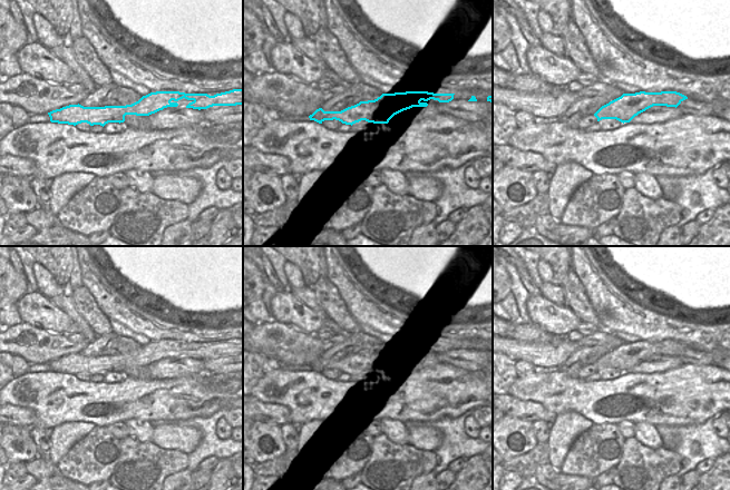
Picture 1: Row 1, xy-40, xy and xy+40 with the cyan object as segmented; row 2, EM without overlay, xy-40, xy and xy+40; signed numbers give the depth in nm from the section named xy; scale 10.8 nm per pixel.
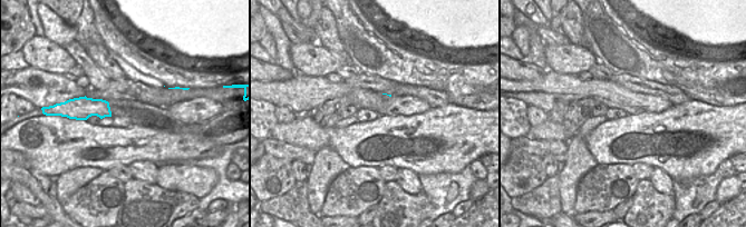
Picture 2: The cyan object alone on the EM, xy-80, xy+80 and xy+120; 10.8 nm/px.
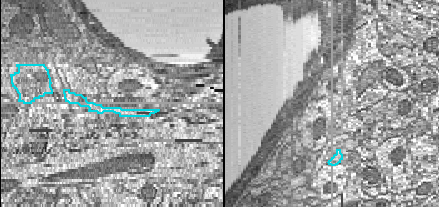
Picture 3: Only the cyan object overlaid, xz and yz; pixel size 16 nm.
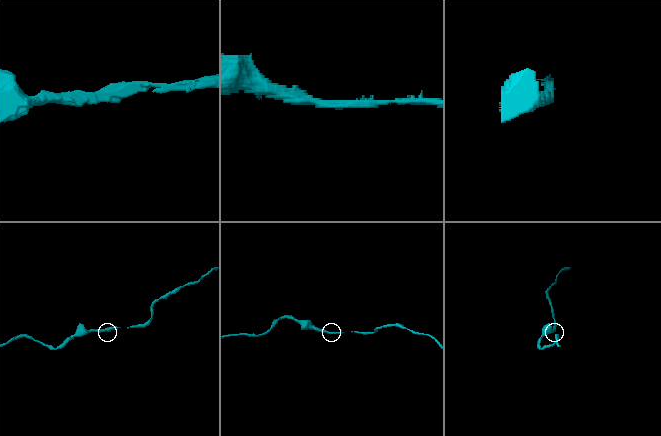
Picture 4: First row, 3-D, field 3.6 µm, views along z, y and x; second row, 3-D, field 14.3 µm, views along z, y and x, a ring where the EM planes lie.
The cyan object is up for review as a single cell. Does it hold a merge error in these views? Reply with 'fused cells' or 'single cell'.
single cell

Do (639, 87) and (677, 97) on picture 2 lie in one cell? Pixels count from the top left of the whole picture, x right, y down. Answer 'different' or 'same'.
same

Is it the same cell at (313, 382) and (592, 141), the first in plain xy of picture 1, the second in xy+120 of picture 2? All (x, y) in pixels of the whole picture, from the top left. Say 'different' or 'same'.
same

